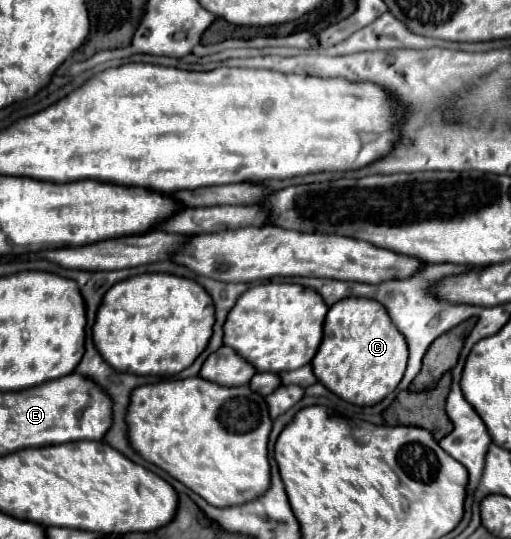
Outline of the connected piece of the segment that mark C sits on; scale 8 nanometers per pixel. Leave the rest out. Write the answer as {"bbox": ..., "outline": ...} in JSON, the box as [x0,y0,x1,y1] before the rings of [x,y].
{"bbox":[312,297,408,405],"outline":[[[346,297],[346,299],[338,301],[334,307],[328,307],[326,321],[324,321],[324,337],[312,359],[312,369],[314,369],[316,379],[326,389],[336,393],[340,399],[344,399],[352,405],[380,403],[400,383],[404,369],[406,369],[406,361],[408,361],[406,339],[396,329],[396,325],[390,321],[386,309],[378,301],[362,299],[362,297]]]}

